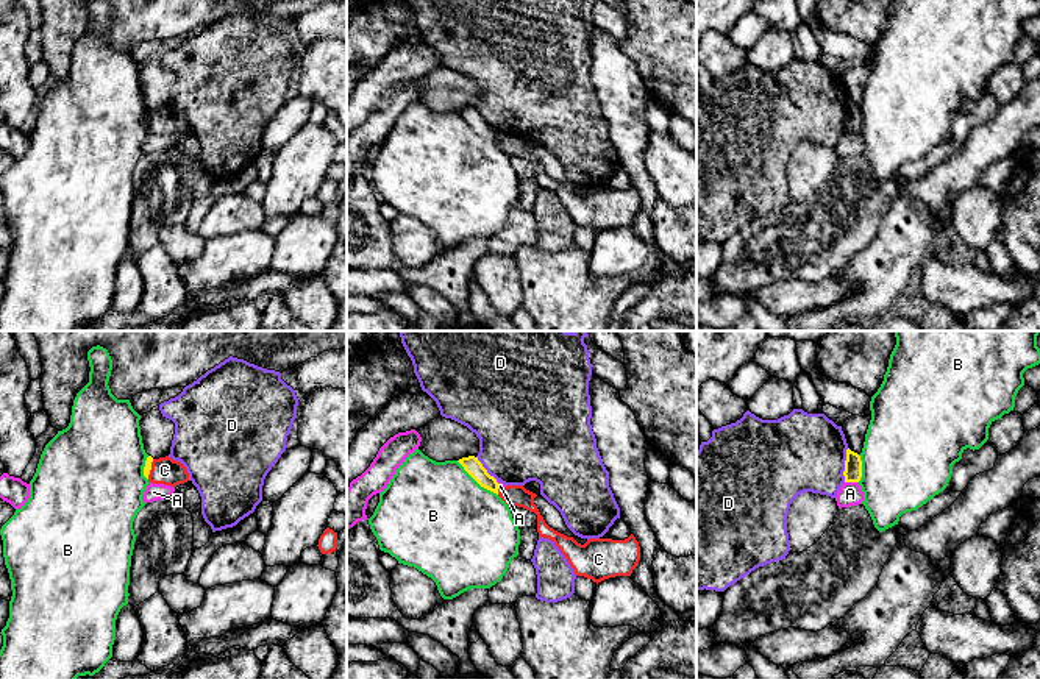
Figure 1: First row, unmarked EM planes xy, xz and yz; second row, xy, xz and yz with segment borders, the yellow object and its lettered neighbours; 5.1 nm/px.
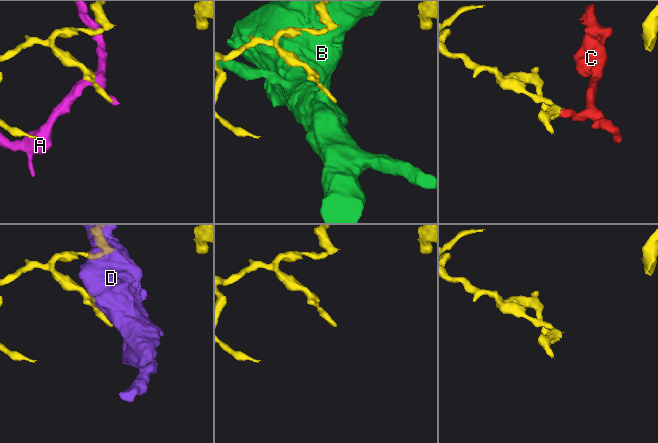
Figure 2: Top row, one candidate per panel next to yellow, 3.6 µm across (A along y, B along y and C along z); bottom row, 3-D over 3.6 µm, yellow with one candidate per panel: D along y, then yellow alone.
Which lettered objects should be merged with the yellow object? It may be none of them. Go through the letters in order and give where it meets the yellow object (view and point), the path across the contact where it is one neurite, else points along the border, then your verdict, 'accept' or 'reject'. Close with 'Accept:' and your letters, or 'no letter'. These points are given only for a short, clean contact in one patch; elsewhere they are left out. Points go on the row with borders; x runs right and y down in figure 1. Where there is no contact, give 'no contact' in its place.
A: contact yz (851, 481); reject
B: contact xz (477, 481); reject
C: contact xy (150, 469); border xy (153, 459), (147, 478); reject
D: contact yz (845, 465); reject
Accept: no letter

